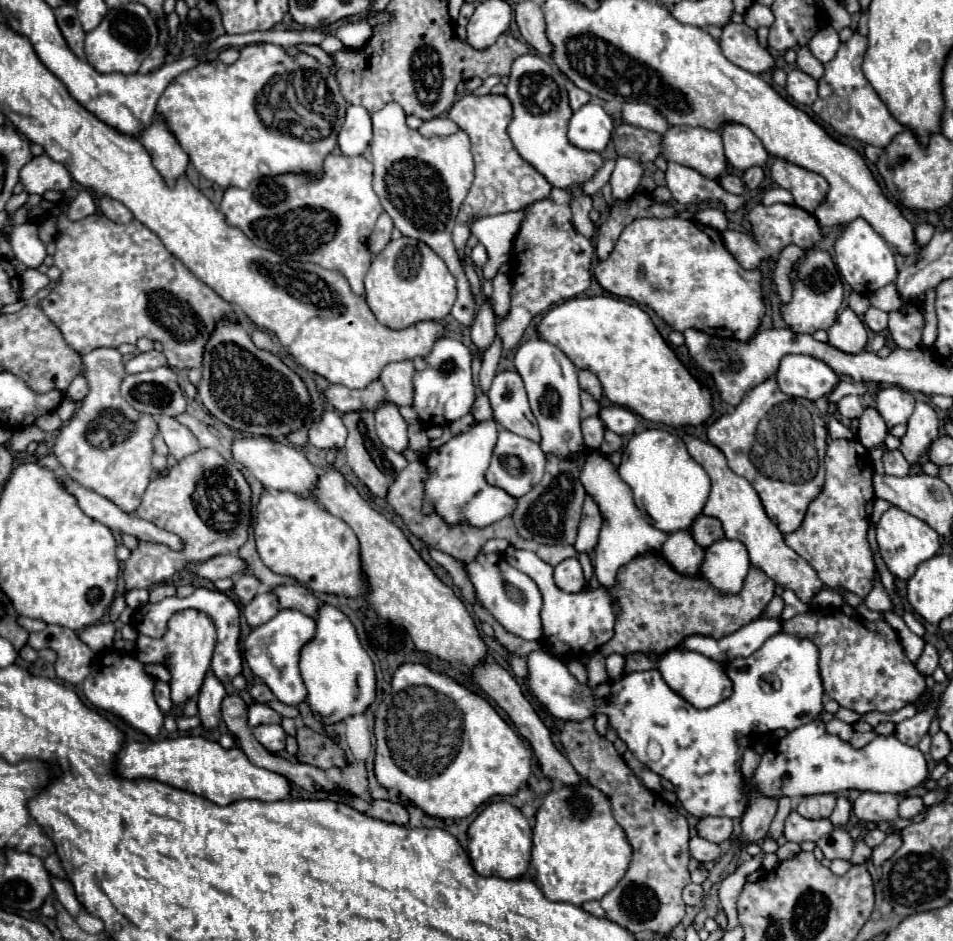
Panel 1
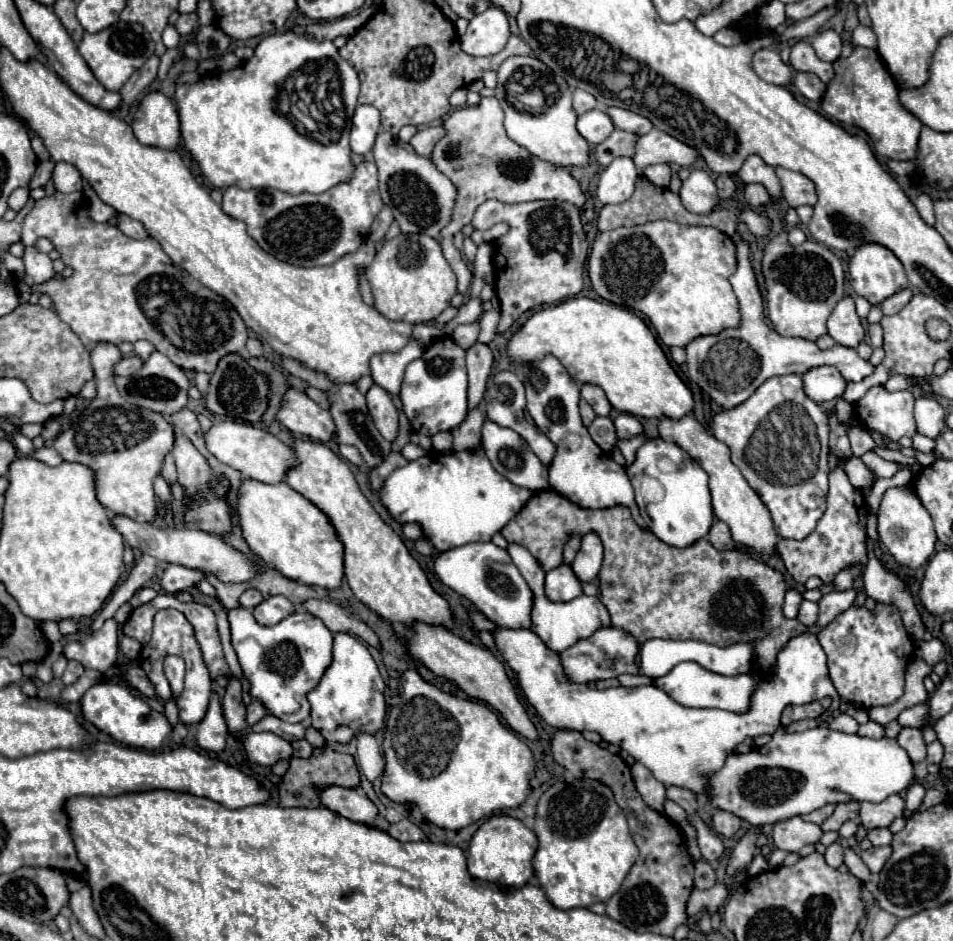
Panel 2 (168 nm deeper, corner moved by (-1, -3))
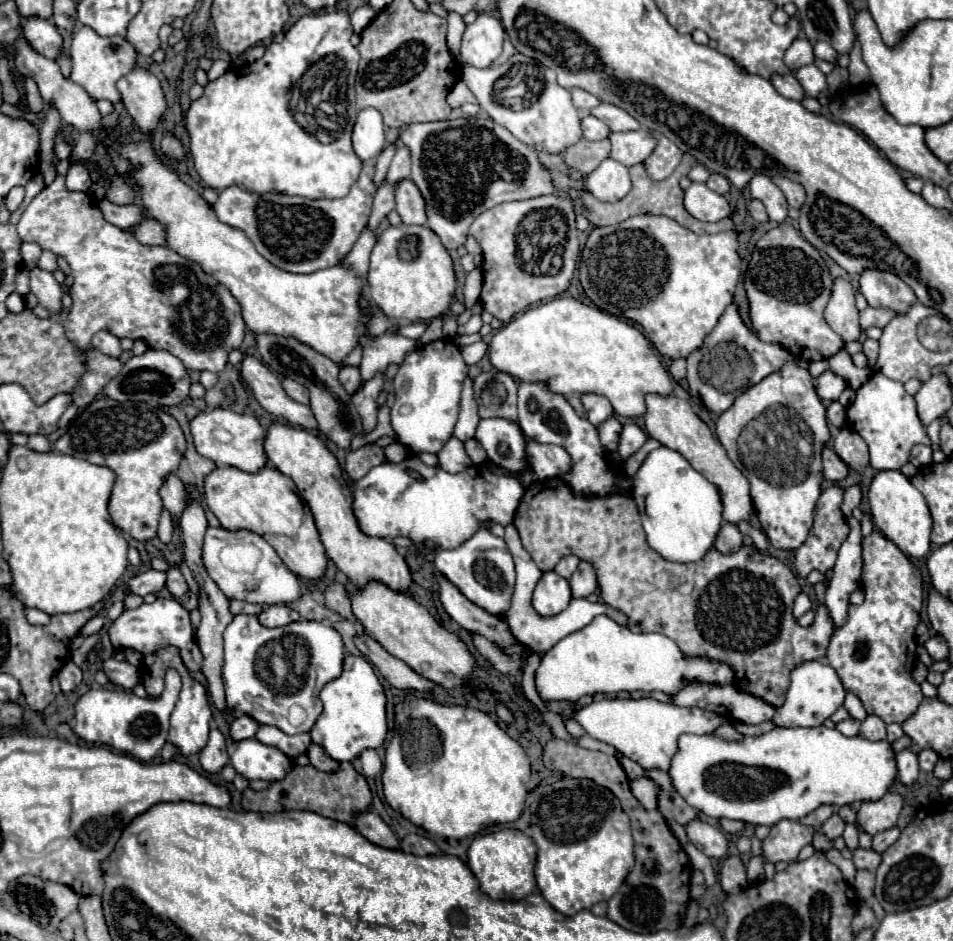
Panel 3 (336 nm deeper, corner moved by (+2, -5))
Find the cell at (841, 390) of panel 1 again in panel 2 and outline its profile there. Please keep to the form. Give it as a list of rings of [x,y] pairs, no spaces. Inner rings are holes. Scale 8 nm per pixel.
[[[893,376],[889,382],[885,382],[885,388],[895,392],[895,390],[909,390],[913,388],[913,380],[905,378],[905,376]]]

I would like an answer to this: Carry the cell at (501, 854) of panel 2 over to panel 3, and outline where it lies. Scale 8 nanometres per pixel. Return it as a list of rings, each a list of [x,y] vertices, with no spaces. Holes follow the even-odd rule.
[[[502,828],[476,836],[468,848],[468,866],[480,882],[480,890],[494,900],[520,900],[536,890],[534,878],[536,844],[530,836],[514,828]]]

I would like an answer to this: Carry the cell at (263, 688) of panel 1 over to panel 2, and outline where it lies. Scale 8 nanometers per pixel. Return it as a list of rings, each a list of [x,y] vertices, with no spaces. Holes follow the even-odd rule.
[[[253,700],[253,702],[247,706],[247,716],[245,716],[245,720],[247,720],[249,726],[253,726],[253,724],[257,724],[265,714],[267,714],[267,710],[263,708],[263,704],[257,702],[257,700]]]

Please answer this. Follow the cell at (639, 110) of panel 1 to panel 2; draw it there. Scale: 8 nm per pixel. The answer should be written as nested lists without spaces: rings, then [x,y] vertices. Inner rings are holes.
[[[617,106],[605,108],[605,112],[611,118],[613,126],[619,128],[619,130],[625,130],[625,132],[631,132],[631,134],[647,134],[653,128],[653,124],[647,118],[643,118],[635,112],[629,112],[629,110],[623,110],[623,108],[617,108]]]

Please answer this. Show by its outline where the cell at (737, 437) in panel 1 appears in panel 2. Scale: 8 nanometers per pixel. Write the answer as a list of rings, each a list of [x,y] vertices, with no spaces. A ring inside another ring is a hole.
[[[787,374],[787,376],[769,378],[743,404],[735,406],[731,410],[719,412],[713,418],[711,428],[713,428],[713,436],[729,446],[731,462],[735,466],[739,466],[739,470],[747,478],[749,486],[759,494],[763,504],[769,508],[775,532],[781,538],[791,538],[791,540],[807,538],[825,512],[827,474],[829,474],[829,466],[827,466],[829,426],[827,426],[825,410],[817,402],[807,398],[807,394],[803,392],[801,376]]]

